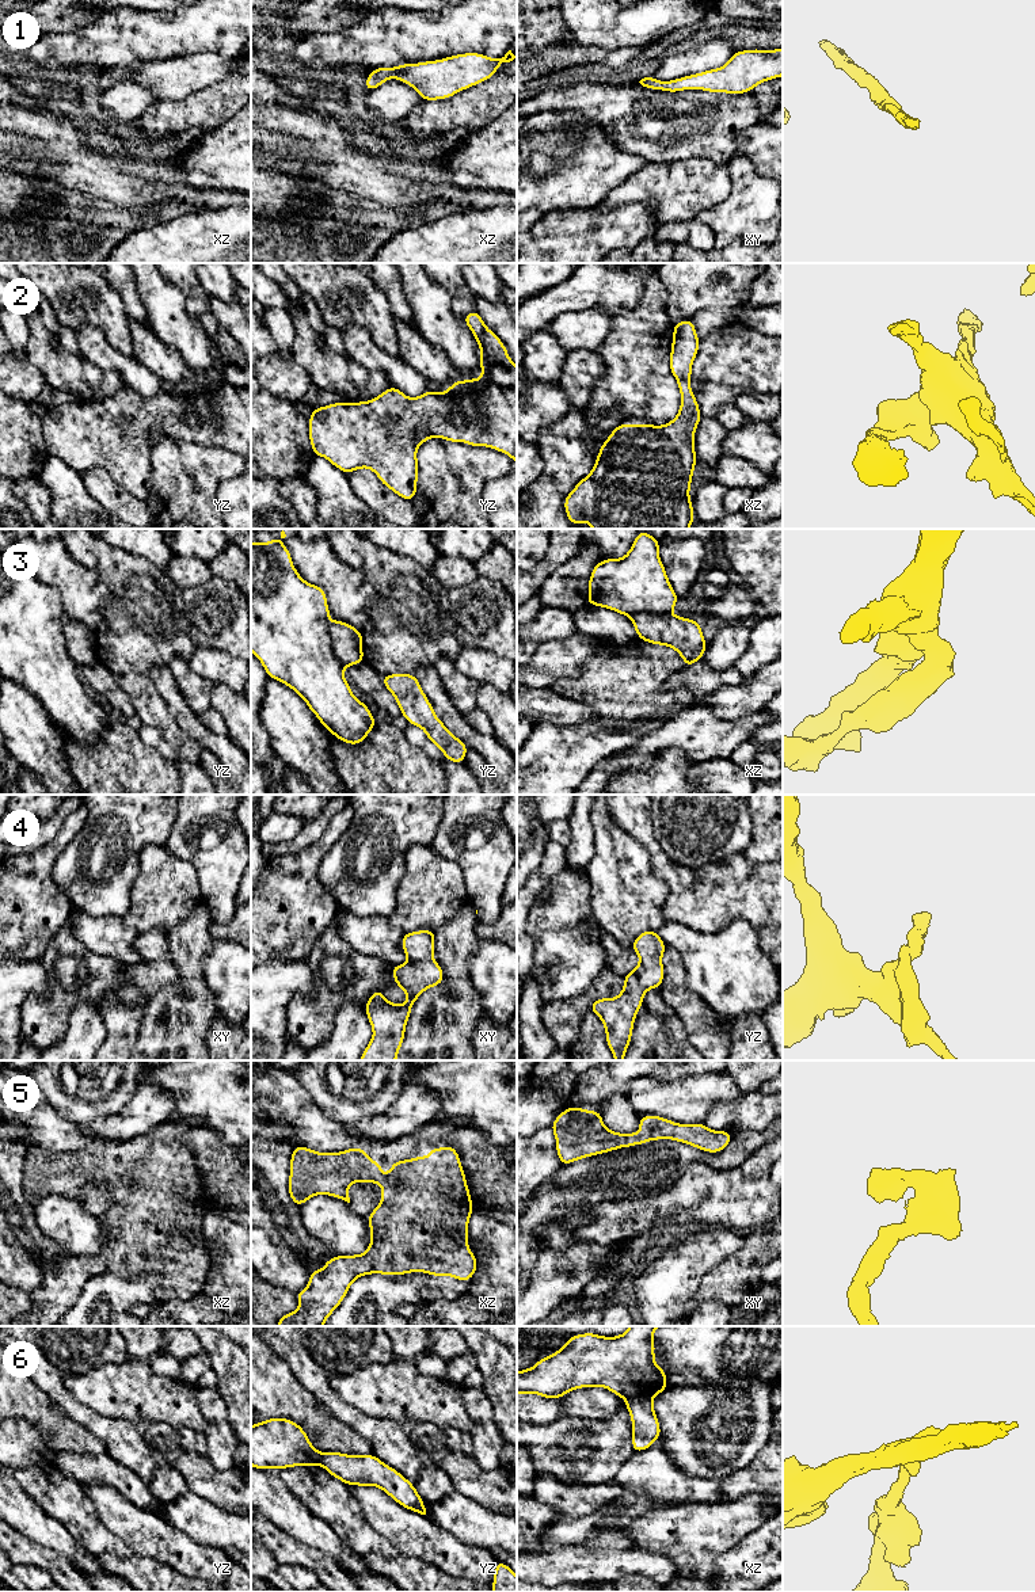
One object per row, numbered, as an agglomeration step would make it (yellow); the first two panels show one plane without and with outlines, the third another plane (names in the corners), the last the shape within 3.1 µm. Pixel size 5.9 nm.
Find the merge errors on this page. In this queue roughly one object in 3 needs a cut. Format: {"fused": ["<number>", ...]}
{"fused": ["3", "6"]}

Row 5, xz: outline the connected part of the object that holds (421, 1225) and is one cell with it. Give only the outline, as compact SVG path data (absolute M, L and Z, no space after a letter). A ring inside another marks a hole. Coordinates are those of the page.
M452 1145L444 1149L431 1147L427 1157L392 1162L392 1169L385 1174L380 1173L380 1161L369 1158L361 1147L342 1153L294 1147L288 1191L298 1207L316 1195L330 1195L350 1203L351 1182L374 1182L381 1185L383 1191L378 1207L368 1216L372 1233L368 1250L354 1256L334 1256L324 1262L321 1271L312 1271L308 1287L297 1292L300 1307L282 1315L277 1326L323 1326L342 1303L353 1281L365 1275L399 1276L425 1272L431 1276L452 1276L460 1281L468 1281L475 1275L477 1260L467 1242L473 1203L456 1149Z

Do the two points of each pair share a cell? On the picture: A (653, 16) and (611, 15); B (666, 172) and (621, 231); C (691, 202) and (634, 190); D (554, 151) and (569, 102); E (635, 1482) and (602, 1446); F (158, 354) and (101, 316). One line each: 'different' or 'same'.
A: same
B: different
C: same
D: different
E: different
F: different

